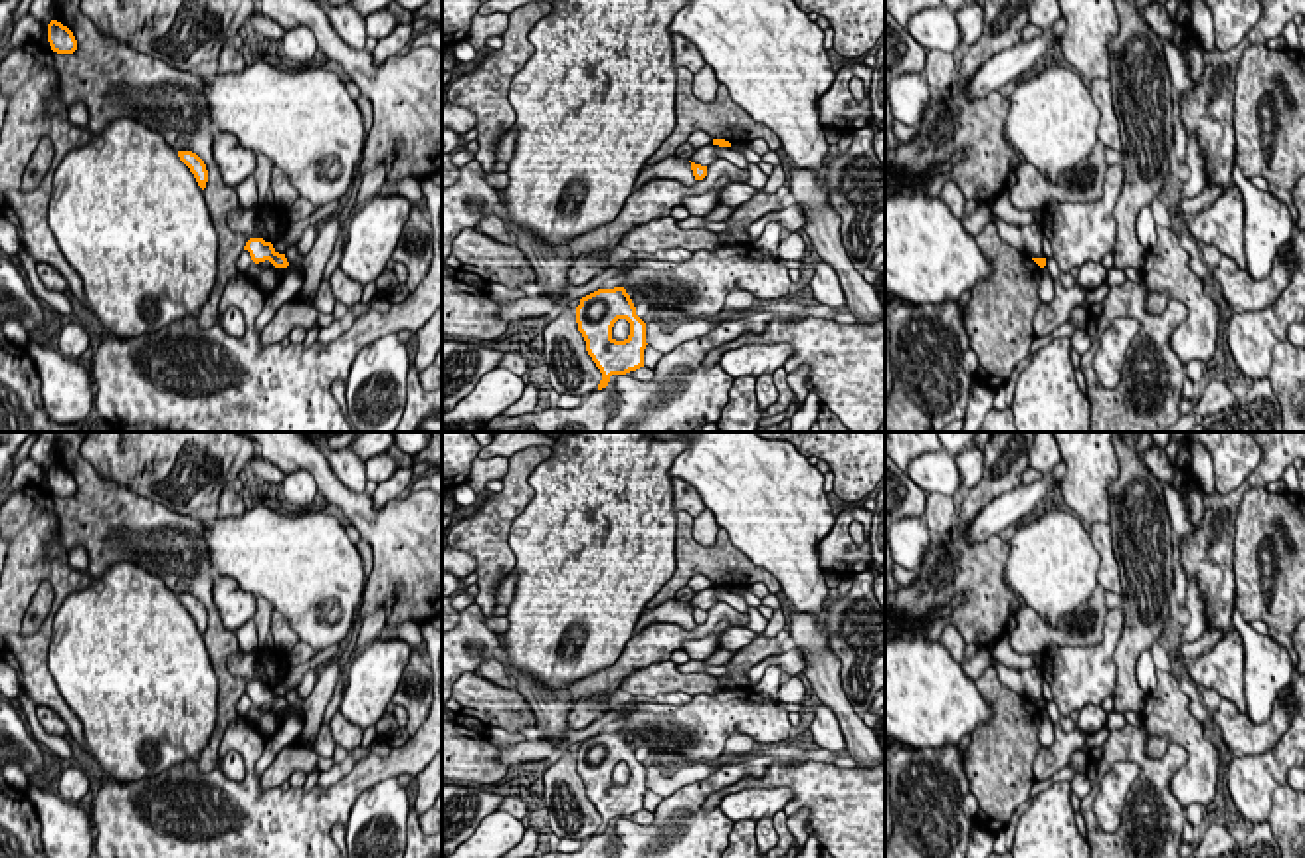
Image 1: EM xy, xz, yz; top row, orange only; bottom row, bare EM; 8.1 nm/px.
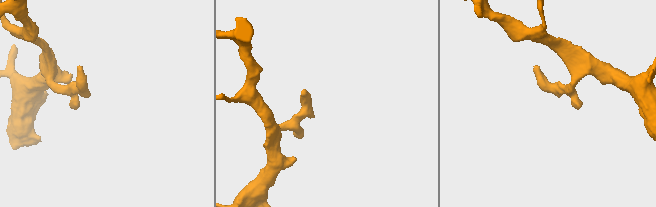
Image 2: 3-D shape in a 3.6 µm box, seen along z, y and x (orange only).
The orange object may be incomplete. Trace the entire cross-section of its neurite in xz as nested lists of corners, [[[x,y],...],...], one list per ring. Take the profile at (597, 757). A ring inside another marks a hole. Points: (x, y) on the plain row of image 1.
[[[624,731],[598,733],[582,741],[576,751],[576,767],[588,799],[602,816],[598,834],[608,830],[612,818],[626,818],[644,810],[646,767],[636,759]],[[618,763],[630,767],[630,779],[624,785],[612,781]]]

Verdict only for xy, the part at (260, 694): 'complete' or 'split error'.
complete

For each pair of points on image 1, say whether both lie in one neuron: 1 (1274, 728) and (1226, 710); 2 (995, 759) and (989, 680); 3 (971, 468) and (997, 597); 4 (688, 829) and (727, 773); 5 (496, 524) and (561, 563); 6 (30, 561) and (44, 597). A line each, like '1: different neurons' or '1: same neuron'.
1: same neuron
2: same neuron
3: different neurons
4: same neuron
5: different neurons
6: different neurons

